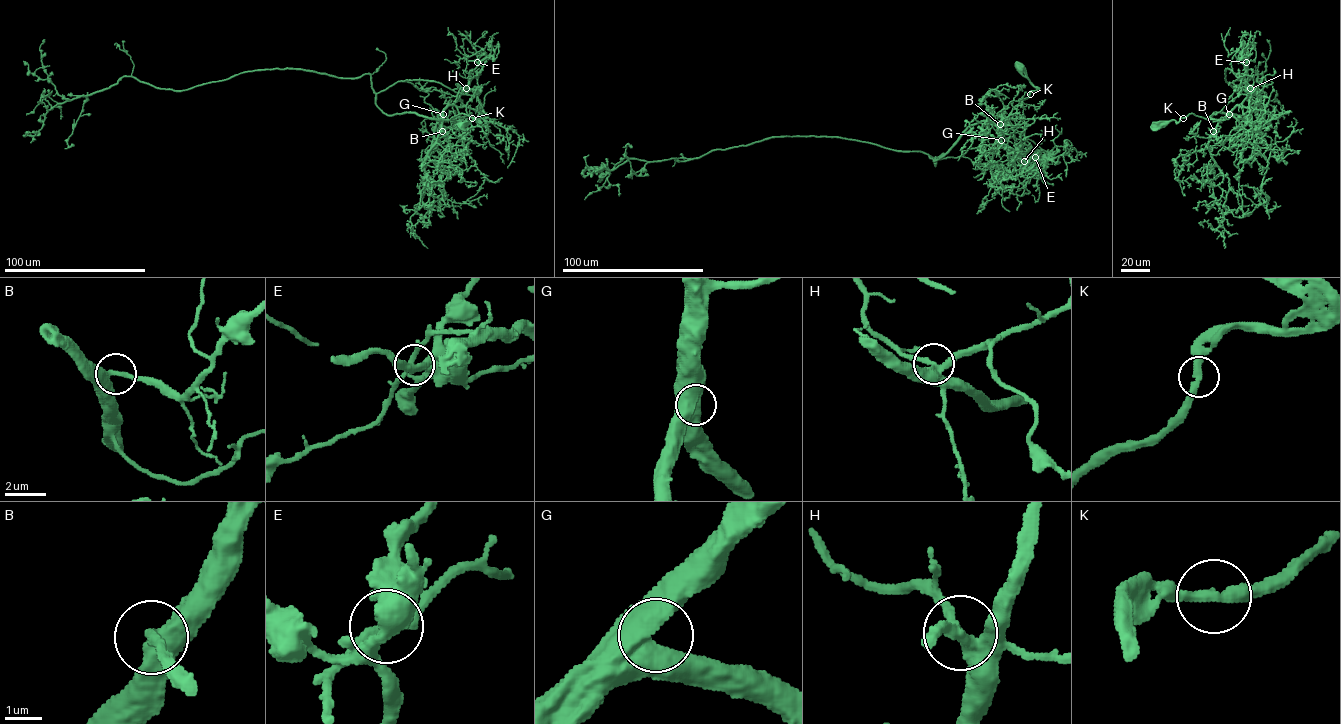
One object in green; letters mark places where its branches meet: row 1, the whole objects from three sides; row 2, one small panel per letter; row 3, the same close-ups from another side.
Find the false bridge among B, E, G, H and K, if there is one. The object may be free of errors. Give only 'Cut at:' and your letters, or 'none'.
Cut at: none

